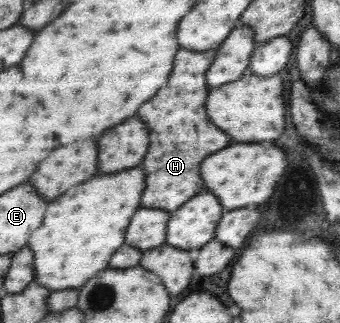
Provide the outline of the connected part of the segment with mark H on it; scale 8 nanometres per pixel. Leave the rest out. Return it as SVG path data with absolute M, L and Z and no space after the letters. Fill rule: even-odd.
M178 50L168 84L160 88L160 92L152 96L152 100L148 100L144 108L140 106L138 110L138 118L150 130L150 148L142 160L142 168L146 172L146 190L142 192L140 201L142 208L160 208L169 213L178 210L187 200L199 193L202 180L198 174L198 166L204 156L210 156L226 148L228 144L228 136L224 136L224 132L220 132L208 122L204 108L208 94L204 76L215 56L216 50Z

